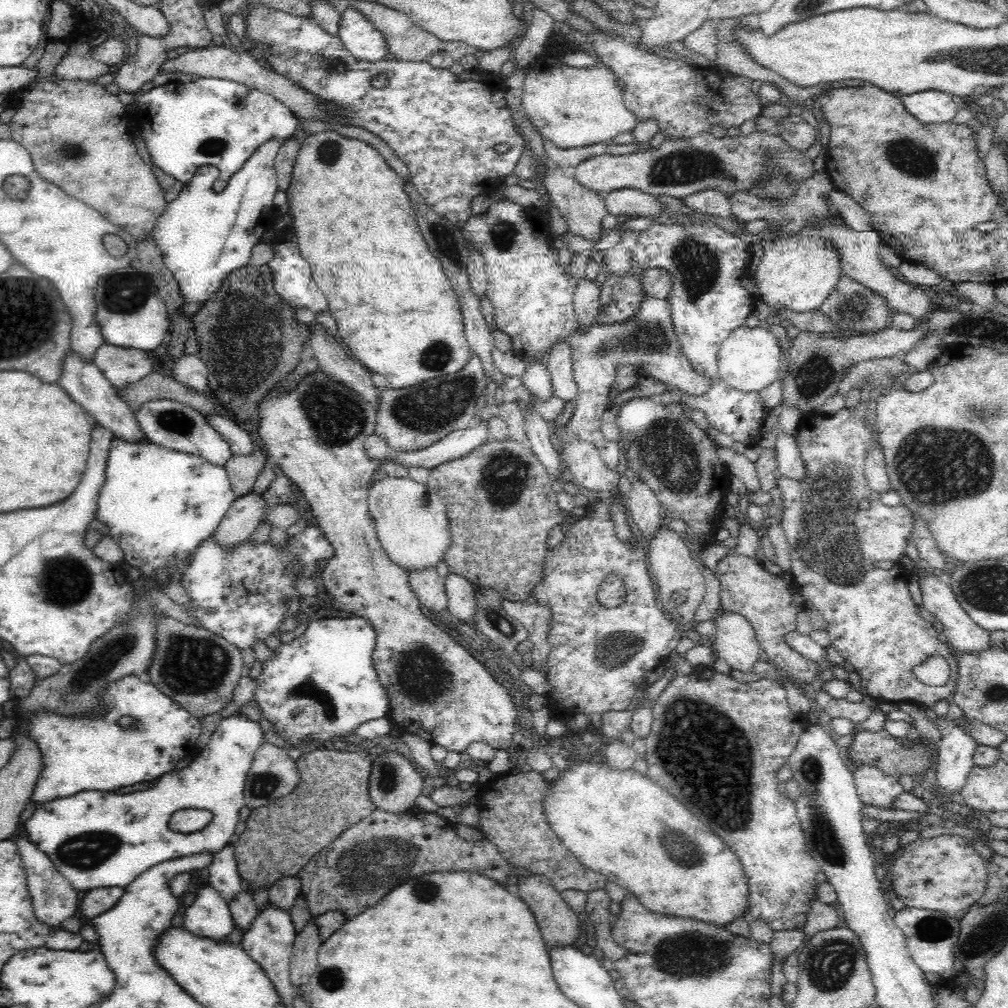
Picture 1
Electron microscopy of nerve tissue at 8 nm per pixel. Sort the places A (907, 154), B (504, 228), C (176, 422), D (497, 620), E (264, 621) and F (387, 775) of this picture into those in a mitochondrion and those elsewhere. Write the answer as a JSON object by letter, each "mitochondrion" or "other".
{"A":"mitochondrion","B":"mitochondrion","C":"mitochondrion","D":"mitochondrion","E":"other","F":"mitochondrion"}

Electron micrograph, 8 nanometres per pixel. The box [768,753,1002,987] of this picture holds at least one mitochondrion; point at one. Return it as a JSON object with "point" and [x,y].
{"point":[933,928]}

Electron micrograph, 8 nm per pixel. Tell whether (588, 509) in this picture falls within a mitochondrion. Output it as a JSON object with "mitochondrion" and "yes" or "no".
{"mitochondrion":"no"}

